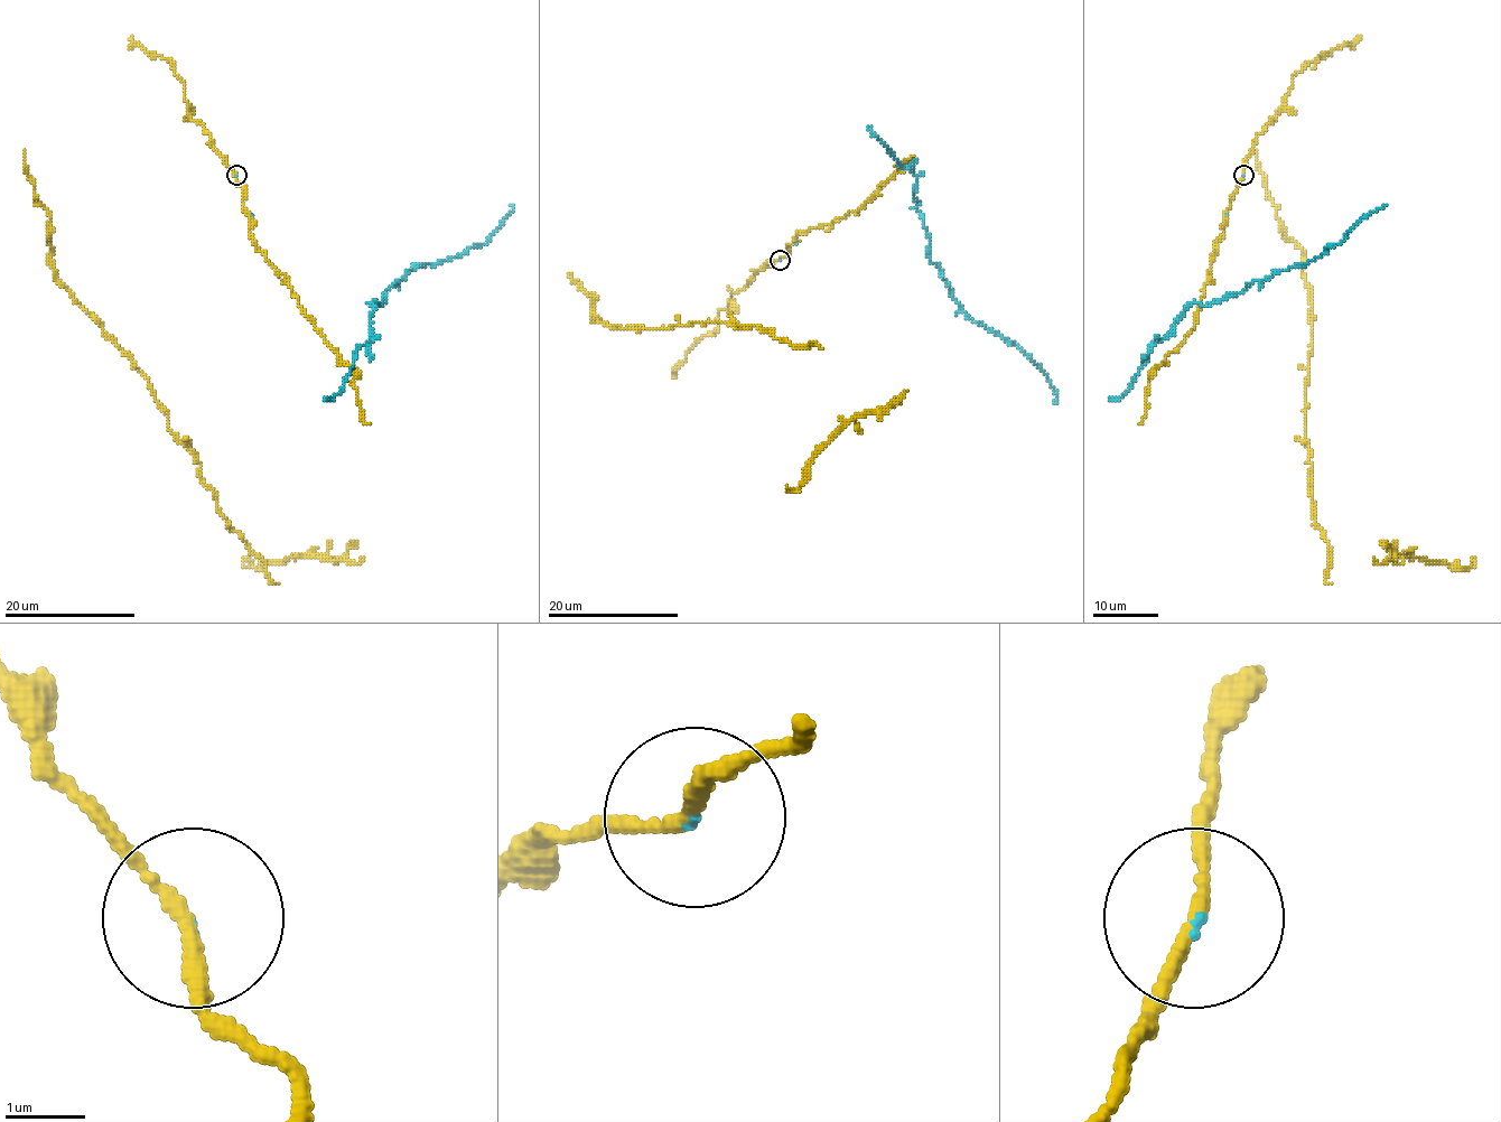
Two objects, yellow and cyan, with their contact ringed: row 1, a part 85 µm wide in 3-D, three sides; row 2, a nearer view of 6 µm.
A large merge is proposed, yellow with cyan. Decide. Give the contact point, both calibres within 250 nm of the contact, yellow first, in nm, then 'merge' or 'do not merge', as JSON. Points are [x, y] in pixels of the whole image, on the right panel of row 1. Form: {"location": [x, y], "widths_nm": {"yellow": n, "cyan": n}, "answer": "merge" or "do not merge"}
{"location": [1243, 175], "widths_nm": {"yellow": 160, "cyan": 50}, "answer": "merge"}

